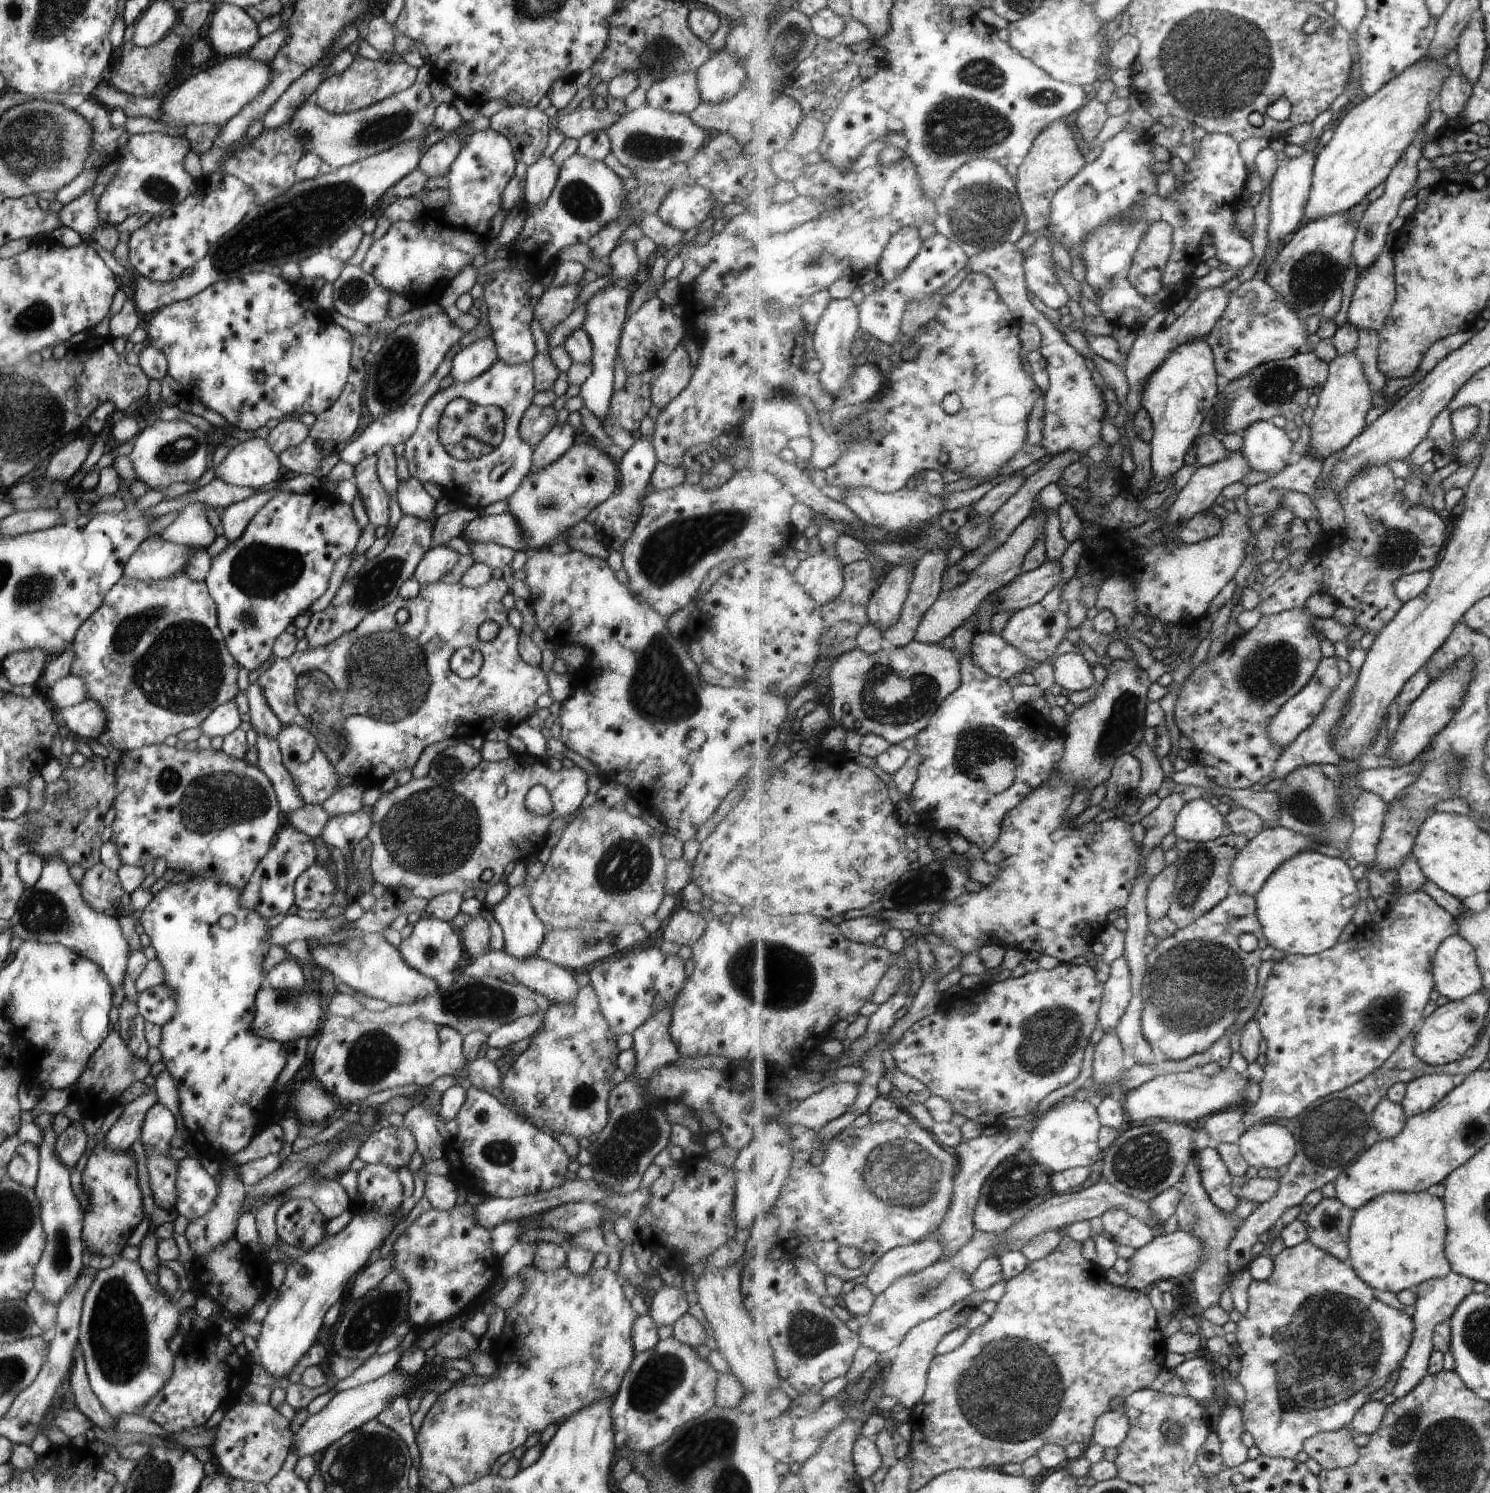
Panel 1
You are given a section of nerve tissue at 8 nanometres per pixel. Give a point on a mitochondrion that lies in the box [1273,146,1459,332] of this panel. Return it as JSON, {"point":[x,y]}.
{"point":[1311,278]}

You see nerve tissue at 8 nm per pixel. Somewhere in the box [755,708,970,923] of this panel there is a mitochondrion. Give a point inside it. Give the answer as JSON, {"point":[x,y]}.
{"point":[932,884]}

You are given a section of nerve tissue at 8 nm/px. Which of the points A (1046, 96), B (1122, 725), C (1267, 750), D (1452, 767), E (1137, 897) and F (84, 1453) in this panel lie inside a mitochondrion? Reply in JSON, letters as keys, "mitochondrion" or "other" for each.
{"A":"mitochondrion","B":"mitochondrion","C":"other","D":"mitochondrion","E":"other","F":"other"}

